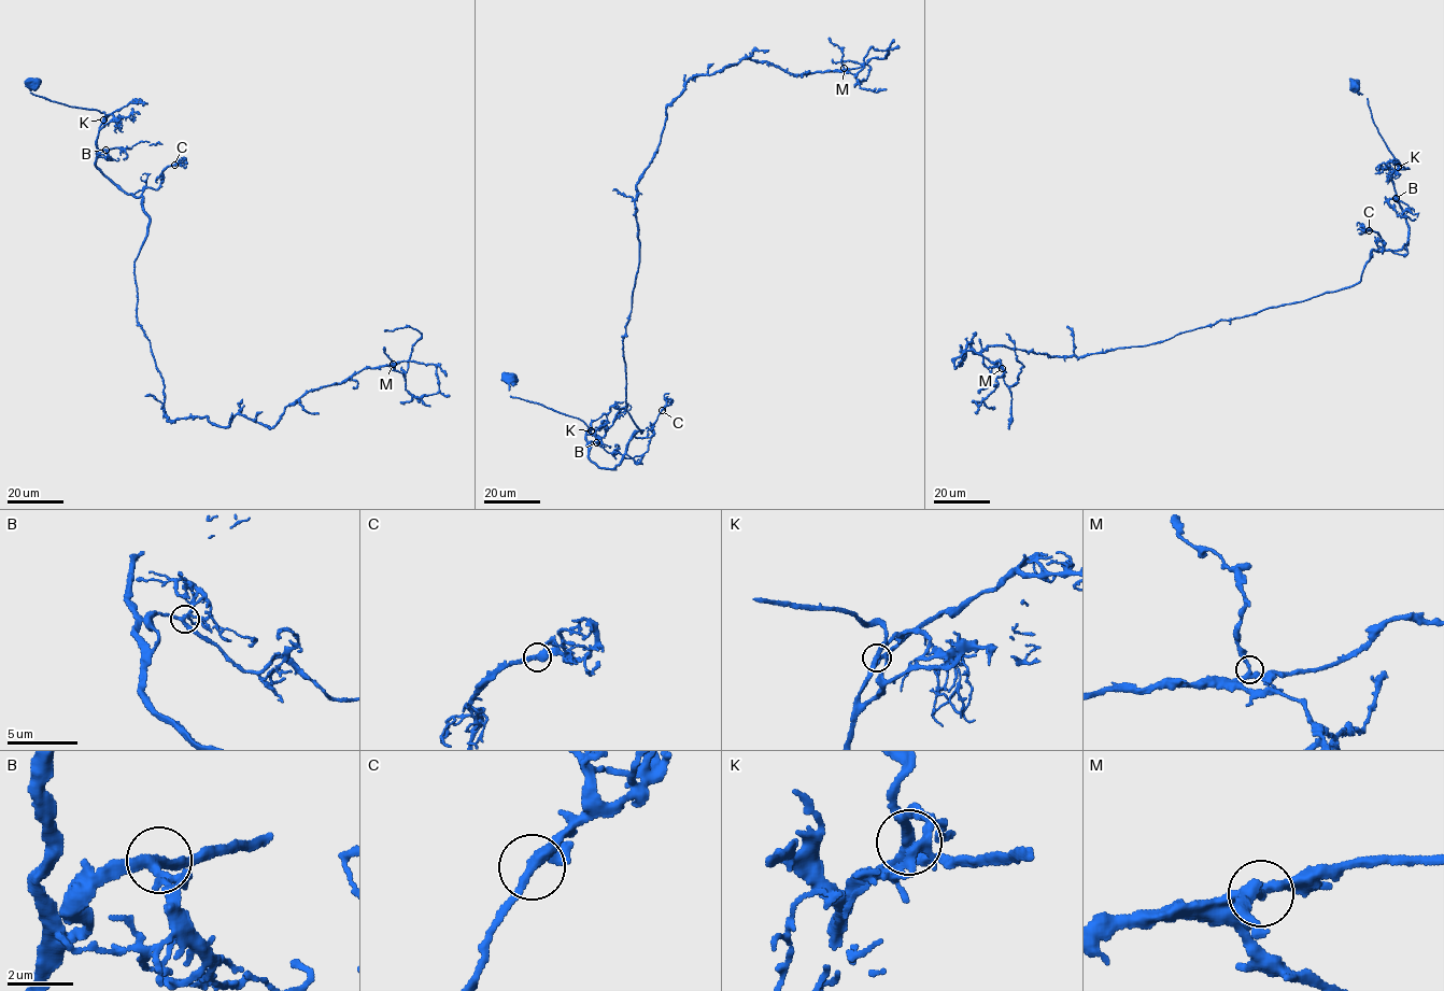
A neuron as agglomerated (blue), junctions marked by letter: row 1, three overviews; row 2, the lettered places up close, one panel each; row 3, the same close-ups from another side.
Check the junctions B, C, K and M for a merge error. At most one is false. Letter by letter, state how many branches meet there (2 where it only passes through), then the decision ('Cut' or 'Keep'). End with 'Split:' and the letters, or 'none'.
B: Branches: 3. Keep
C: Branches: 3. Keep
K: Branches: 3. Keep
M: Branches: 3. Keep
Split: none

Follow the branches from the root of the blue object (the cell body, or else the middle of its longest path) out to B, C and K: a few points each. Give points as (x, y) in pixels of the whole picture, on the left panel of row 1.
B: (33, 84), (30, 93), (103, 113), (96, 154), (105, 150)
C: (33, 84), (34, 95), (104, 114), (96, 166), (127, 195), (156, 189), (163, 170), (174, 165)
K: (33, 84), (30, 93), (69, 105), (97, 110), (104, 114), (103, 119)

